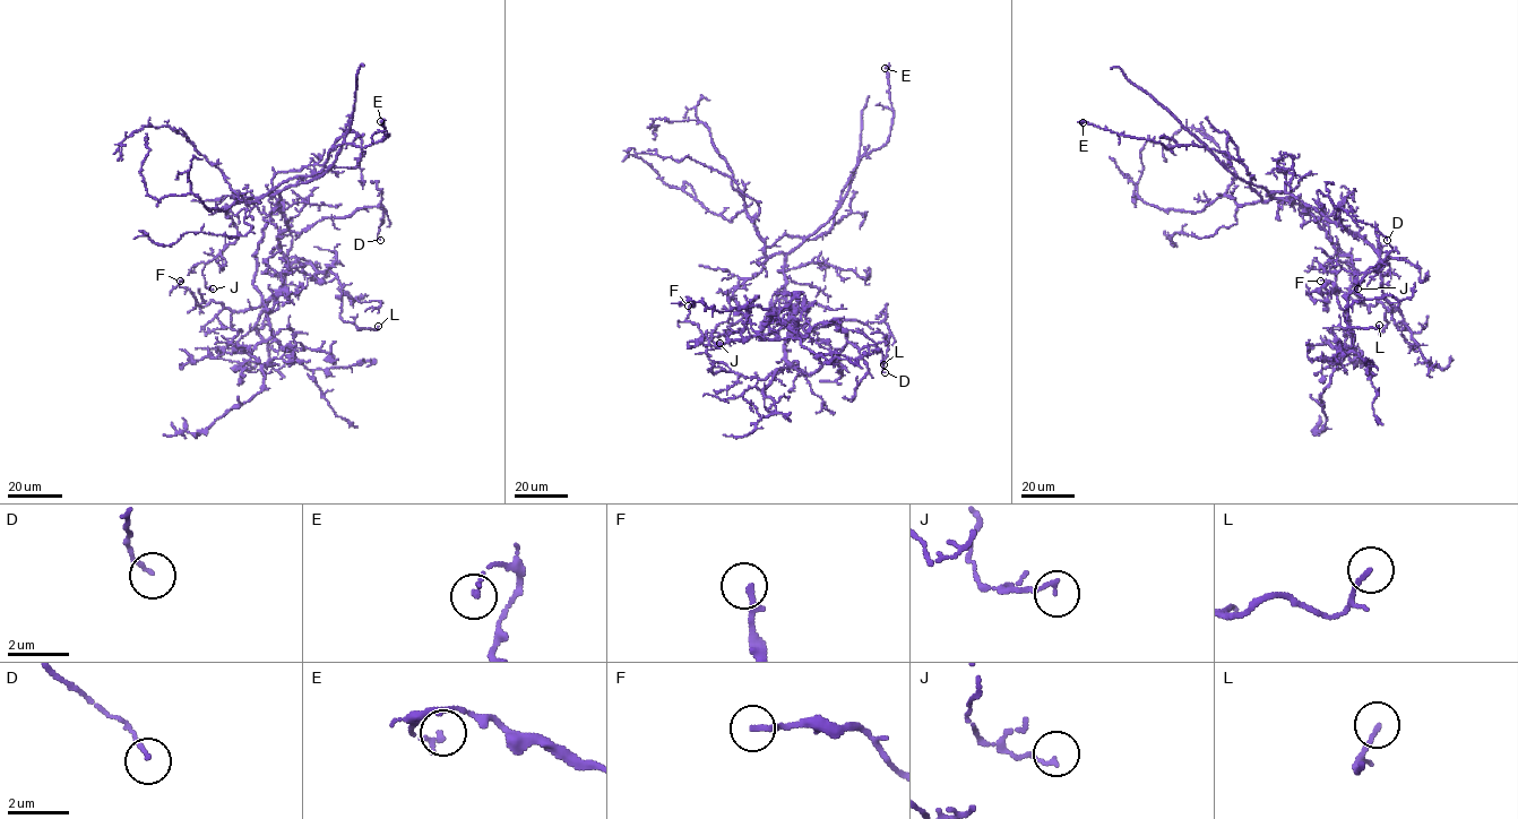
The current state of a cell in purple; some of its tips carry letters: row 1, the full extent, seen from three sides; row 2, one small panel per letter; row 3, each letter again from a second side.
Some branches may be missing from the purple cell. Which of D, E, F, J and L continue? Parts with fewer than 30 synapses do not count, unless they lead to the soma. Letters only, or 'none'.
none

